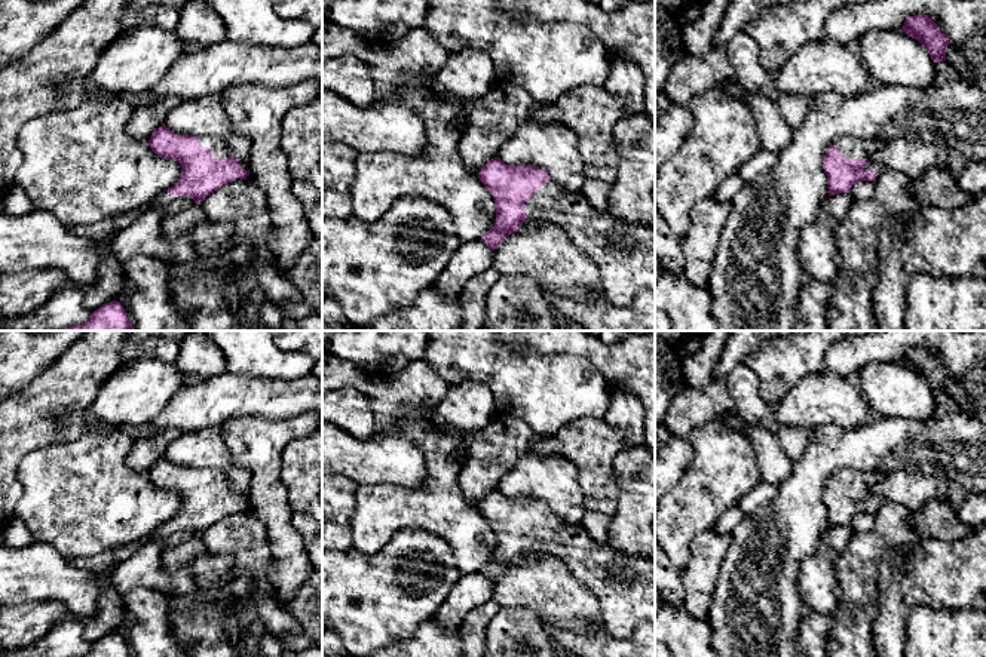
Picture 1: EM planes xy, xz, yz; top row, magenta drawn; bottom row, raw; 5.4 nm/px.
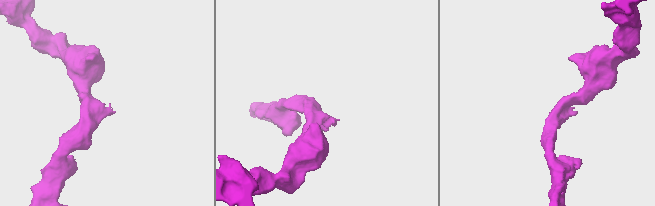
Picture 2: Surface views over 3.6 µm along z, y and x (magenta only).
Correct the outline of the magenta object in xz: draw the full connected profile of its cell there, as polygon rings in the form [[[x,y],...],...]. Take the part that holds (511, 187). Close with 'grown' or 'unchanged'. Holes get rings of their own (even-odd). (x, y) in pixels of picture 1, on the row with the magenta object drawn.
[[[494,157],[477,175],[497,208],[496,224],[481,237],[492,251],[527,218],[546,217],[592,260],[604,300],[625,306],[643,289],[655,292],[655,228],[597,211],[533,165],[511,166]]]; grown

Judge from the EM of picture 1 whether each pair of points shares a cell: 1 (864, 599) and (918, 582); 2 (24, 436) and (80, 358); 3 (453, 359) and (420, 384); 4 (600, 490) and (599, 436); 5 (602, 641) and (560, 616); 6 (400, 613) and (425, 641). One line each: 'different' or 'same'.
1: different
2: same
3: different
4: same
5: different
6: different

